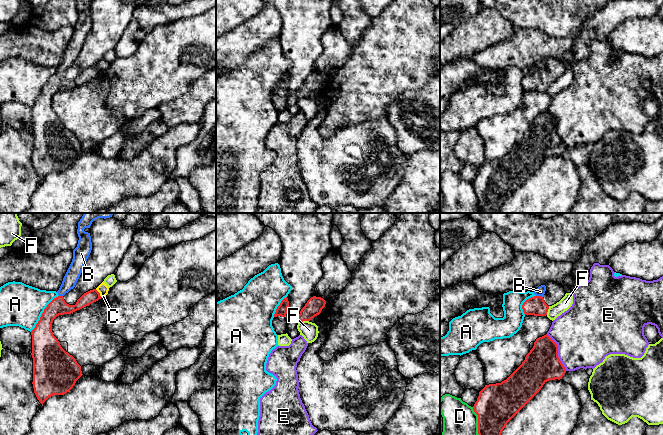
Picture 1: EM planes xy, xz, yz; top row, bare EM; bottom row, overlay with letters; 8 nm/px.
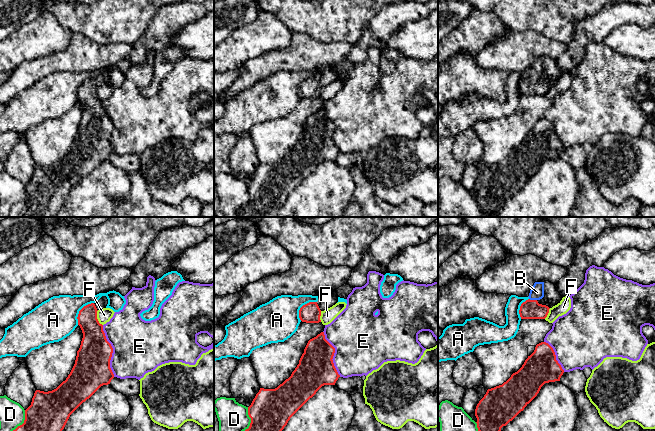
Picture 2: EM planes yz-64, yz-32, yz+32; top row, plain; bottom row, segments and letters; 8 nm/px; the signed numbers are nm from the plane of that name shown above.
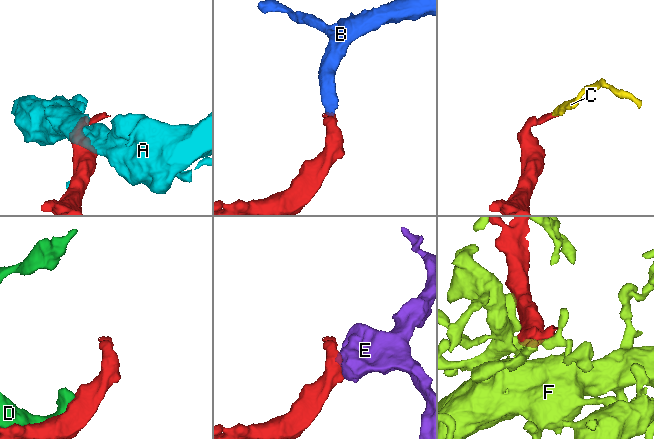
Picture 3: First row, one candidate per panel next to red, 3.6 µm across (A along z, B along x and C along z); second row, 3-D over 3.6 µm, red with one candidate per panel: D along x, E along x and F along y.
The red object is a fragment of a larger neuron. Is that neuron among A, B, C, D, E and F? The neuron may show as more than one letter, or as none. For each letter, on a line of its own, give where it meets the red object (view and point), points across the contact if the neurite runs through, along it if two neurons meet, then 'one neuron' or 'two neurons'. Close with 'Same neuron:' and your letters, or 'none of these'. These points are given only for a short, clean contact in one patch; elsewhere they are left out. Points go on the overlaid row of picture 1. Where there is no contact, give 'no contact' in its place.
A: meets red in xy at (42, 313); border along xy (58, 295), (47, 305), (40, 319), (30, 331); two neurons
B: meets red in yz at (539, 296); runs through yz (536, 306), (539, 296), (540, 291); one neuron
C: meets red in xy at (99, 293); runs through xy (86, 299), (99, 293), (103, 289); one neuron
D: meets red in yz at (478, 421); two neurons
E: meets red in yz at (557, 352); border along yz (546, 334), (556, 344), (557, 356), (566, 370); two neurons
F: meets red in xz at (303, 320); two neurons
Same neuron: B, C

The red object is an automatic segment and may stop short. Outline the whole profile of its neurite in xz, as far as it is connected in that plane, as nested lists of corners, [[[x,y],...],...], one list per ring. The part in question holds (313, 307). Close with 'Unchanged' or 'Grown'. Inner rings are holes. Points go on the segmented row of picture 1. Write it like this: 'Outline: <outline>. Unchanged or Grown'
Outline: [[[311,297],[305,306],[301,309],[300,314],[296,316],[298,322],[310,321],[319,315],[325,307],[326,301],[321,297]]]. Unchanged

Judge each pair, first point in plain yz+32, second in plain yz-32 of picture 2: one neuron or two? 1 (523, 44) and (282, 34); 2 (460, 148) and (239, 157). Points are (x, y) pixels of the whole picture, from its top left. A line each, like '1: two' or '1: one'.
1: two
2: one

